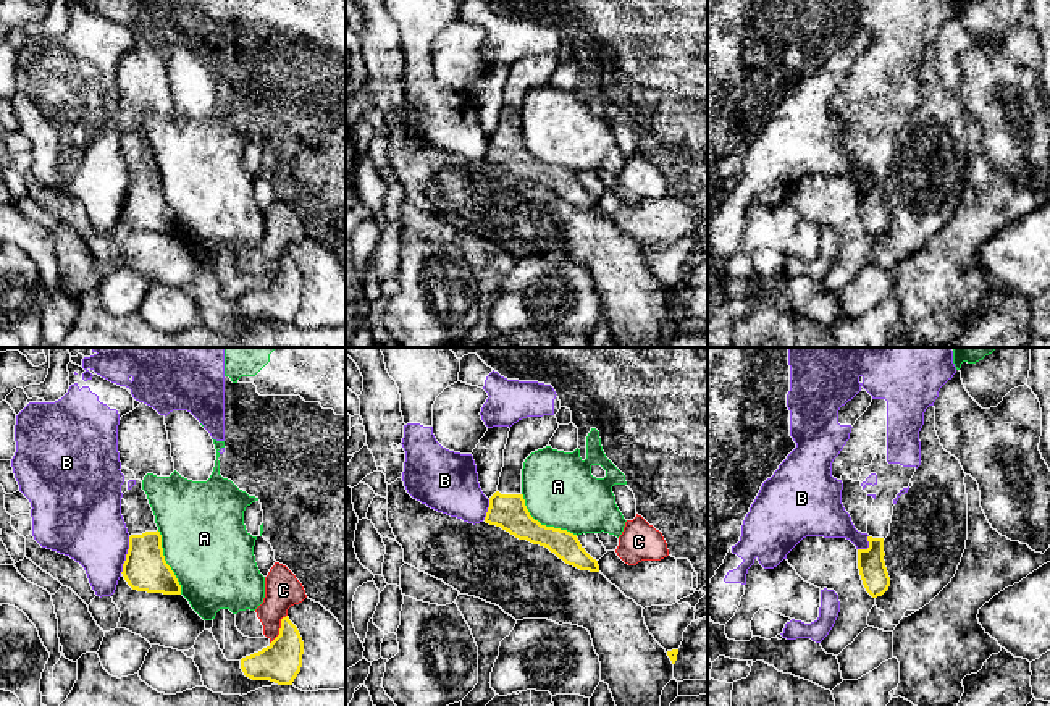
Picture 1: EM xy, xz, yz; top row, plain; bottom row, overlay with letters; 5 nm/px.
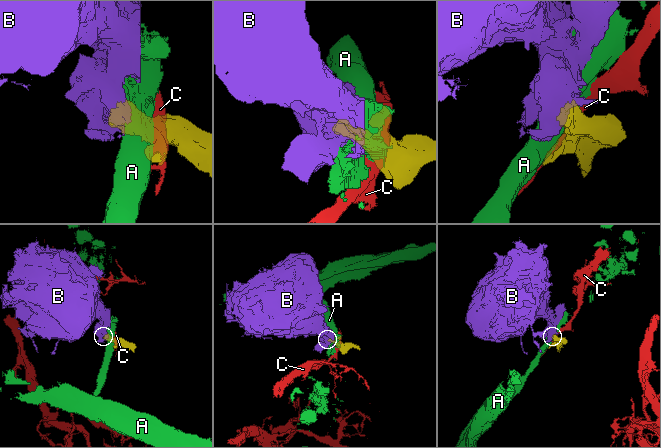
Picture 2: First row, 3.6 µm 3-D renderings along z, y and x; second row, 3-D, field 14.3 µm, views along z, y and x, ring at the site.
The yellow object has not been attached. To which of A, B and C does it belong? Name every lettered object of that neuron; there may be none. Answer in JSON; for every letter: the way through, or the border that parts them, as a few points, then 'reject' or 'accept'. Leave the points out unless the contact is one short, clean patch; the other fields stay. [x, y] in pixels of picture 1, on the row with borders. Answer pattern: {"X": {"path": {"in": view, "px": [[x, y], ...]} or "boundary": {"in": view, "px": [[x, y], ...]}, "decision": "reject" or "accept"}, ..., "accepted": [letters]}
{"A": {"decision": "reject"}, "B": {"boundary": {"in": "xy", "px": [[130, 537], [126, 559], [120, 572]]}, "decision": "reject"}, "C": {"decision": "reject"}, "accepted": []}

